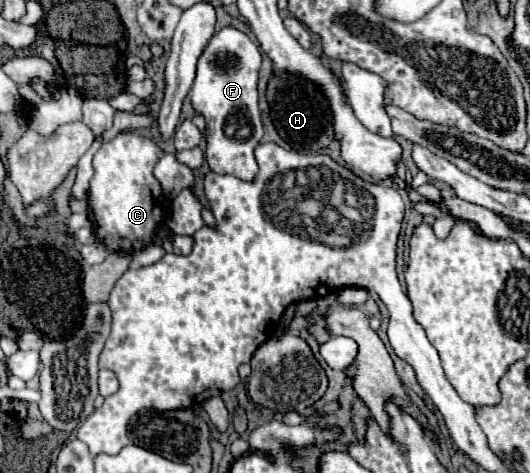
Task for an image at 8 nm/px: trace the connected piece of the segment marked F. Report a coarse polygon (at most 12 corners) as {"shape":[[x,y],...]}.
{"shape":[[213,34],[191,86],[215,174],[253,182],[259,48]]}

